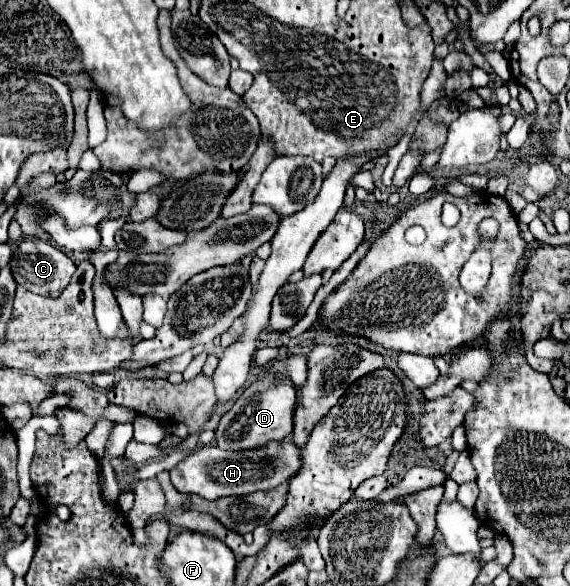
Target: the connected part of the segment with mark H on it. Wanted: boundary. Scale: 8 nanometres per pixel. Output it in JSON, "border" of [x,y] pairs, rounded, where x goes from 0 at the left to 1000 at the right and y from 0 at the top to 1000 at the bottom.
{"border":[[[509,747],[428,771],[396,771],[379,761],[358,761],[337,771],[333,782],[319,782],[298,802],[298,819],[319,843],[347,843],[361,853],[382,853],[389,846],[425,846],[449,836],[474,836],[495,823],[505,823],[526,802],[526,792],[526,765],[519,765]]]}

